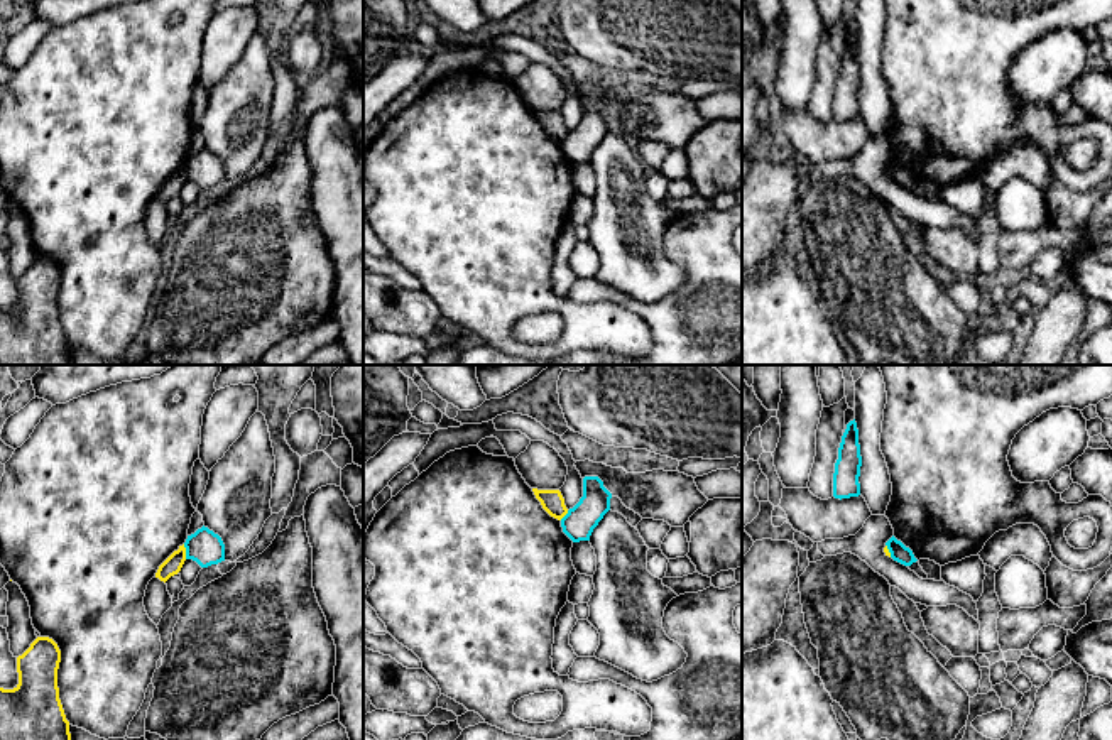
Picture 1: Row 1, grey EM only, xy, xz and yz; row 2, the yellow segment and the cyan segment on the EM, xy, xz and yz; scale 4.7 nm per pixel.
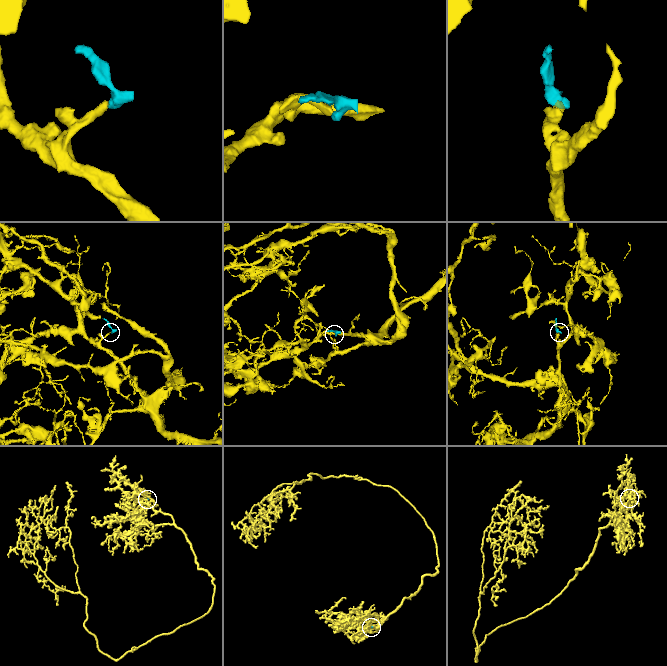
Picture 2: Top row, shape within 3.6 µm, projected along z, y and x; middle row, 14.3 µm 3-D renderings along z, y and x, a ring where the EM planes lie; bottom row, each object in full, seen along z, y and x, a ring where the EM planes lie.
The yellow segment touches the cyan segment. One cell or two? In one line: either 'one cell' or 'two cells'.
two cells

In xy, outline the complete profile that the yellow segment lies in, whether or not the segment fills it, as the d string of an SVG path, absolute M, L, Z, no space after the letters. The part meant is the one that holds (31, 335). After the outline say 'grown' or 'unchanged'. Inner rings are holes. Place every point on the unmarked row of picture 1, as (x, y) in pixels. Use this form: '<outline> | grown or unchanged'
M37 258L17 279L19 306L14 311L0 309L0 365L71 365L57 309L61 272L49 258Z | unchanged

